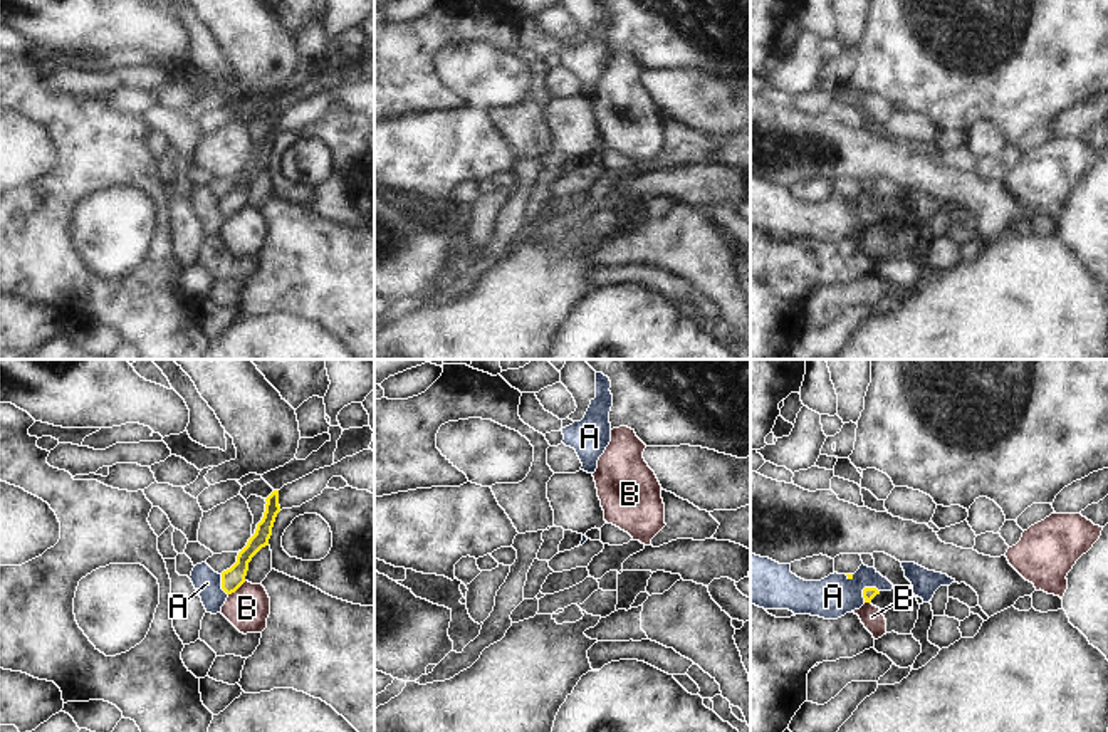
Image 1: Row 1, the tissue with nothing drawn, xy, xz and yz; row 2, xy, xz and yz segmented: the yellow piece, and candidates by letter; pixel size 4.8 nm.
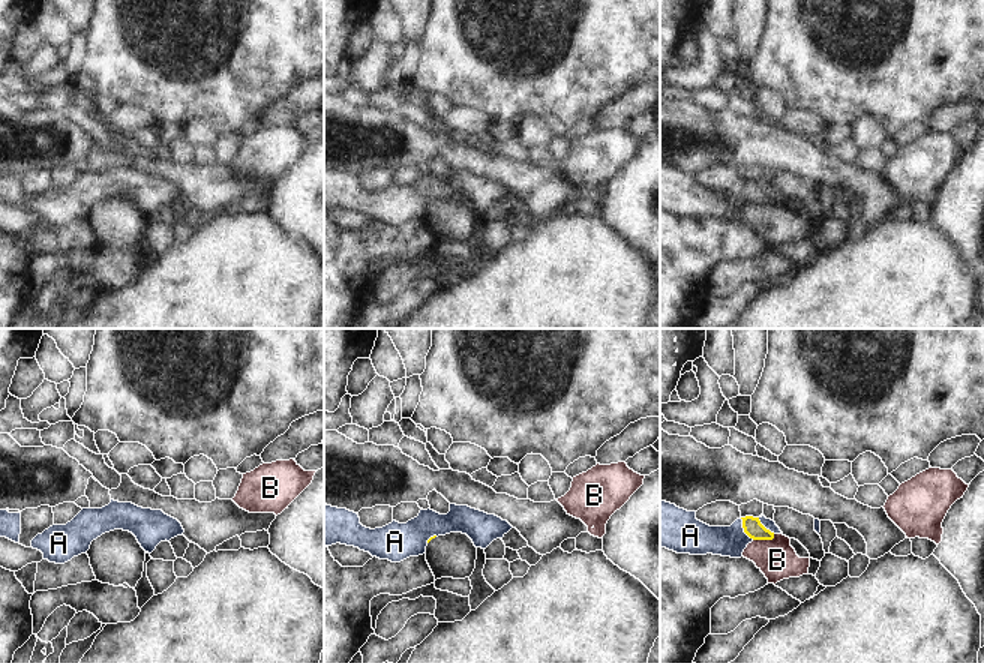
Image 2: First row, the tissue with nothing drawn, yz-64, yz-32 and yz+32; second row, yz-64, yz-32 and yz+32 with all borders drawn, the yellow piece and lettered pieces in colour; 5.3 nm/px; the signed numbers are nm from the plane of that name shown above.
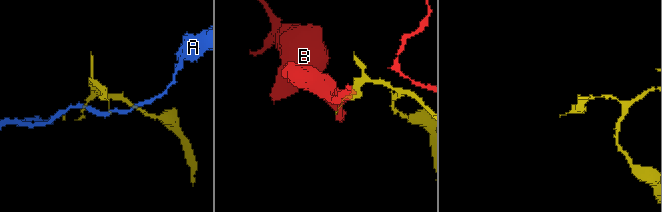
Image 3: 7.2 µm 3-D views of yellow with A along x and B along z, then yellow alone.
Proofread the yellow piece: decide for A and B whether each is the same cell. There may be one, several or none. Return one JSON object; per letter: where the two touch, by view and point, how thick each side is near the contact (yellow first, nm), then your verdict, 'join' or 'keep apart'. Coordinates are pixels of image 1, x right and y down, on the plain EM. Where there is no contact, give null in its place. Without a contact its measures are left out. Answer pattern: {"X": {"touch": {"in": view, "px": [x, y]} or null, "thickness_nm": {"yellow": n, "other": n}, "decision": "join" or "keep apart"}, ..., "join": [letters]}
{"A": {"touch": {"in": "yz", "px": [865, 212]}, "thickness_nm": {"yellow": 60, "other": 200}, "decision": "keep apart"}, "B": {"touch": {"in": "xy", "px": [237, 212]}, "thickness_nm": {"yellow": 100, "other": 200}, "decision": "keep apart"}, "join": []}

